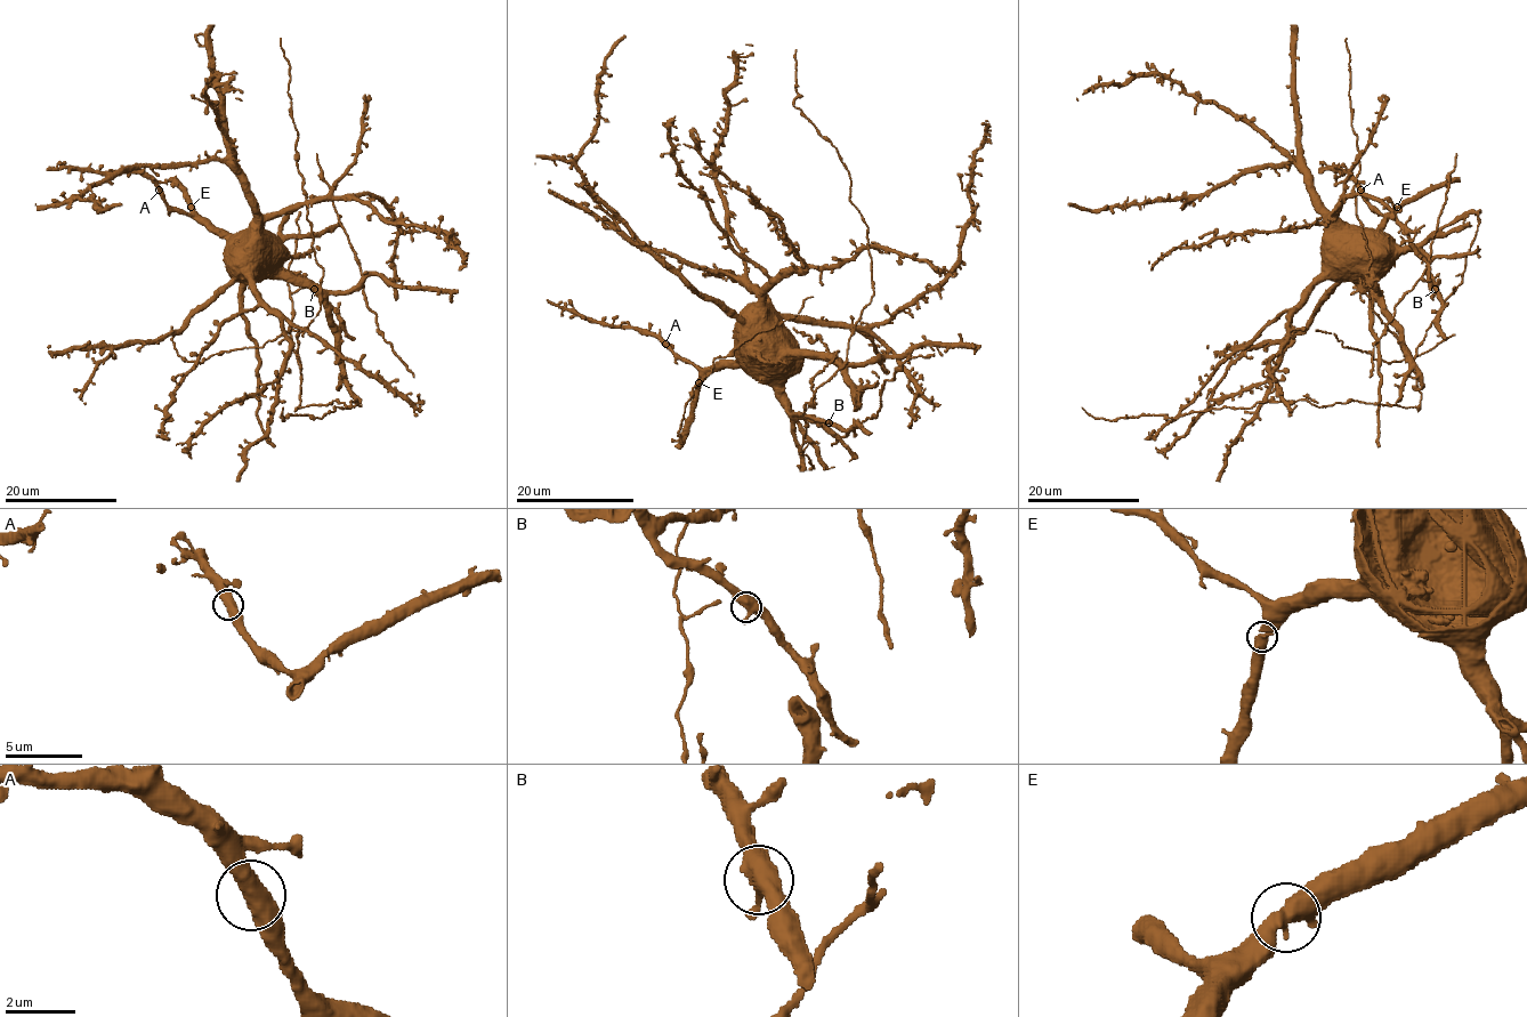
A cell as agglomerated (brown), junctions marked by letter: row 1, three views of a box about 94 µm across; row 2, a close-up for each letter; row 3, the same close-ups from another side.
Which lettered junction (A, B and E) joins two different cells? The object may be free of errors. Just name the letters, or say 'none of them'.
none of them

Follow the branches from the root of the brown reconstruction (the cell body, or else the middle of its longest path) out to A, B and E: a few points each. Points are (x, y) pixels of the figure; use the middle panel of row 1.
A: (754, 331), (749, 331), (740, 344), (737, 360), (719, 361), (713, 366), (703, 369), (679, 360), (665, 344)
B: (754, 331), (757, 355), (775, 374), (775, 380), (783, 387), (786, 409), (792, 414), (818, 417), (829, 422)
E: (754, 331), (749, 331), (740, 344), (737, 360), (718, 362), (699, 381)

